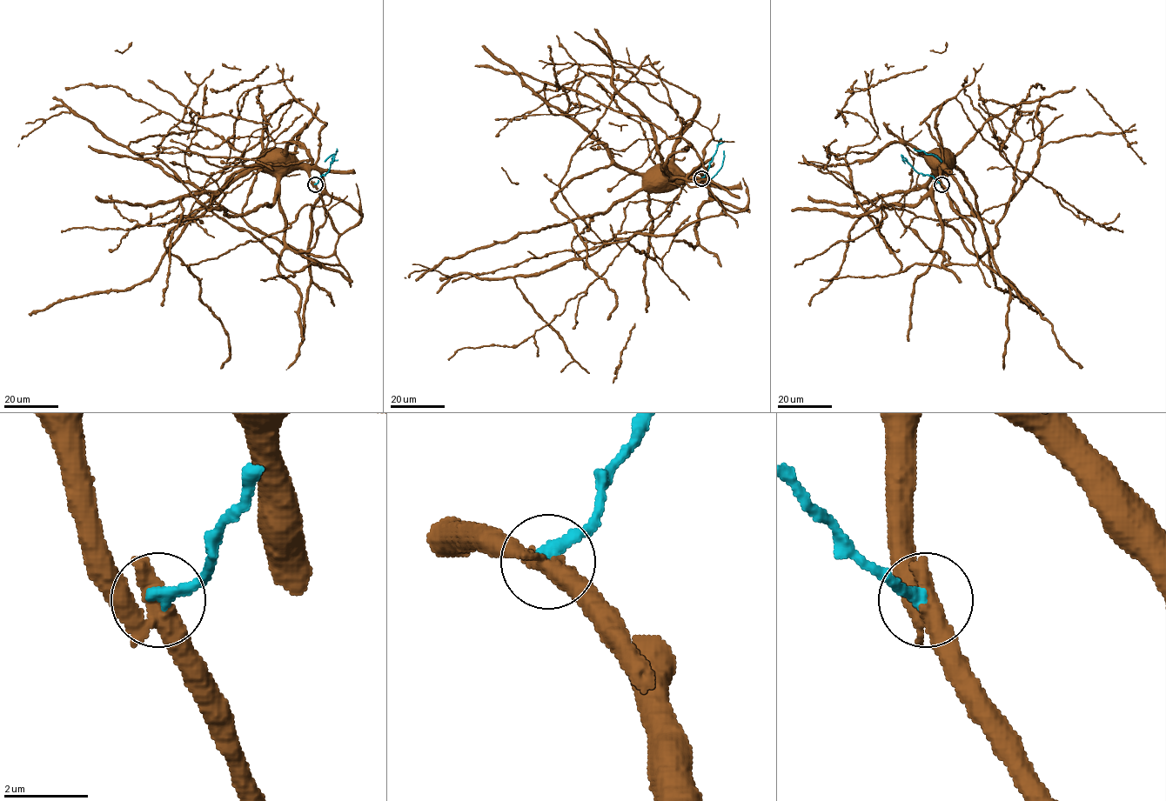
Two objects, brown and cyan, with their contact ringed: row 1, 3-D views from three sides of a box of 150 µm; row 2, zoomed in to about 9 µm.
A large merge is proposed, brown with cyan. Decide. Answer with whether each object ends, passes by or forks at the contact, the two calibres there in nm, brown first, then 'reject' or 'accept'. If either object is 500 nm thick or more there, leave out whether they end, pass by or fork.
brown passes by | cyan ends | 460/320 nm | reject

